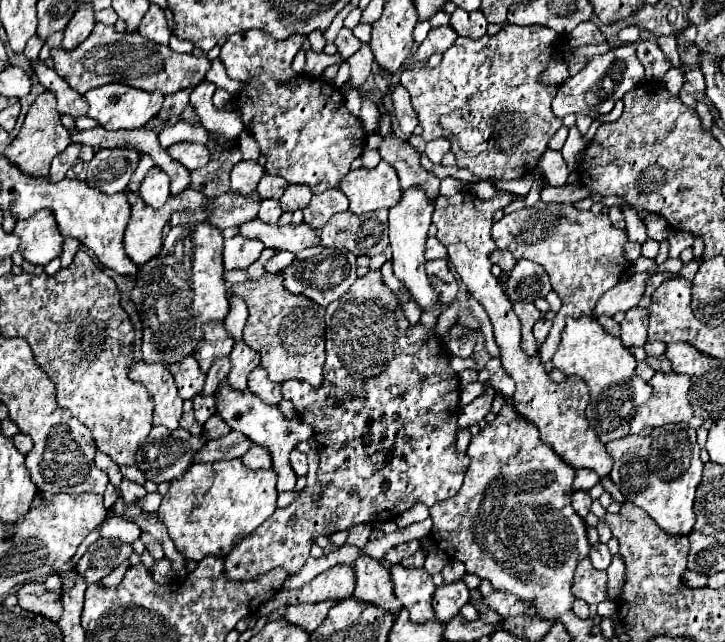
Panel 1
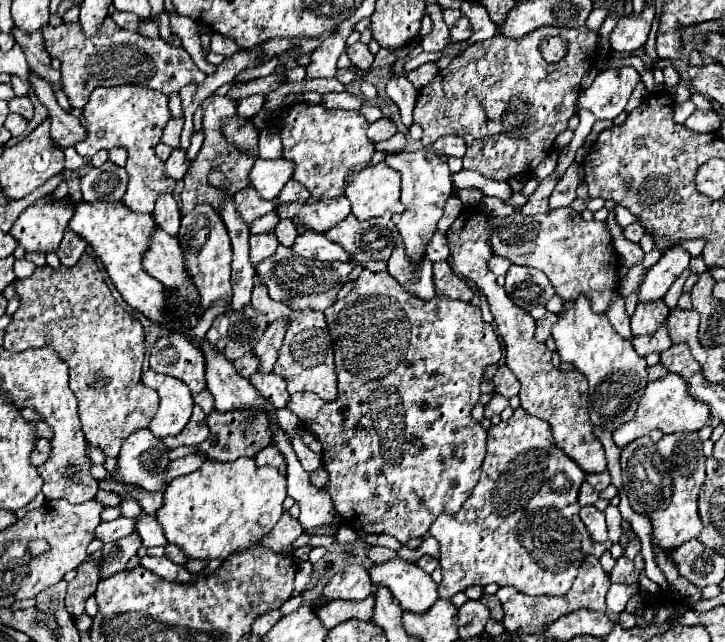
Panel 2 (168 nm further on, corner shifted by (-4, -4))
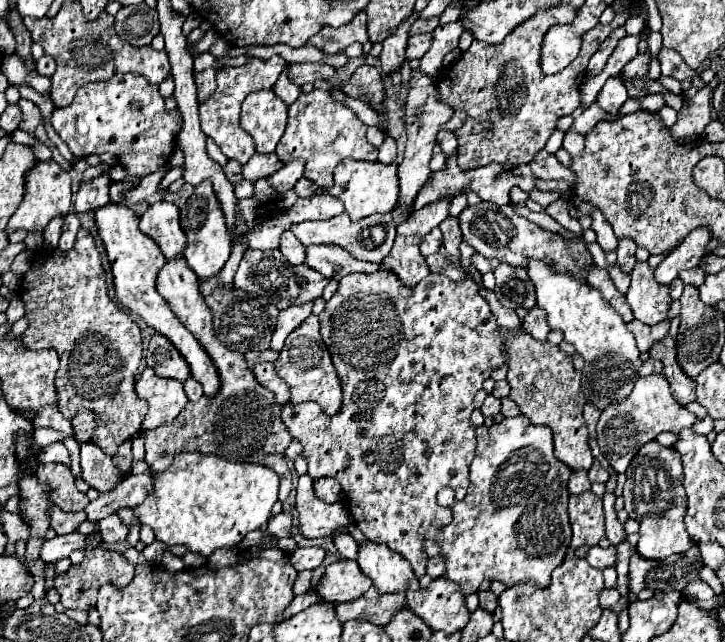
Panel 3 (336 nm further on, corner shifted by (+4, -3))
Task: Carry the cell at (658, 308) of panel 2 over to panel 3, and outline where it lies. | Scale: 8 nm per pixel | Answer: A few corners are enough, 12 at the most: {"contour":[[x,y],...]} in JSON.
{"contour":[[636,263],[626,293],[634,317],[656,325],[668,317],[670,287]]}

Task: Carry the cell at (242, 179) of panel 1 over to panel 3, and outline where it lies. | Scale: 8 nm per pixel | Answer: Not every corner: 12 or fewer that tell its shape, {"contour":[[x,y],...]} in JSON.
{"contour":[[304,161],[286,163],[270,175],[278,193],[292,189],[304,175]]}

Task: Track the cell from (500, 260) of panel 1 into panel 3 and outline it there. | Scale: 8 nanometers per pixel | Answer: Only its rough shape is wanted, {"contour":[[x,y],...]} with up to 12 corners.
{"contour":[[480,253],[472,255],[472,265],[484,275],[498,267],[496,259]]}

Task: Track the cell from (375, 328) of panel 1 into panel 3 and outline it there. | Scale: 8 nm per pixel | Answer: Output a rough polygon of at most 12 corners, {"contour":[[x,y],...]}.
{"contour":[[352,273],[320,313],[342,409],[286,403],[312,479],[426,575],[474,395],[472,279]]}

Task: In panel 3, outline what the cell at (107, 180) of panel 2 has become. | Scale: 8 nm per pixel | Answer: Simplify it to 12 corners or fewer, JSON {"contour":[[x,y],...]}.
{"contour":[[108,175],[82,183],[74,211],[86,213],[108,205]]}

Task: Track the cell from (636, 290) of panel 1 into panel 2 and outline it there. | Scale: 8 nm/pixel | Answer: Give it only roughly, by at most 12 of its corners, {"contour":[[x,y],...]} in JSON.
{"contour":[[672,248],[648,270],[638,302],[656,302],[688,268],[690,254]]}

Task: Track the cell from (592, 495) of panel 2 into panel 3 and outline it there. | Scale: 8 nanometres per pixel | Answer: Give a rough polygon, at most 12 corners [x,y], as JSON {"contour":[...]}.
{"contour":[[572,471],[568,491],[580,495],[590,491],[586,471]]}

